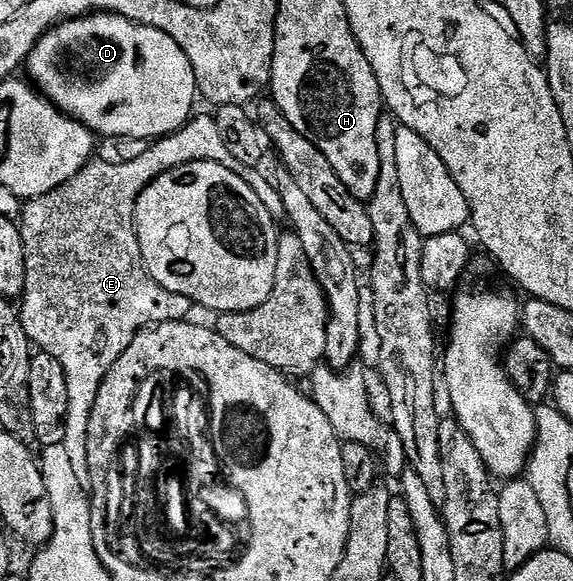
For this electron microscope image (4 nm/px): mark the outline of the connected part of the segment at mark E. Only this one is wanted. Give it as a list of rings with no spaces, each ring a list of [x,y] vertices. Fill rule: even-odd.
[[[196,114],[194,117],[188,119],[173,134],[164,135],[154,140],[151,148],[145,153],[141,153],[141,157],[137,157],[137,161],[125,161],[125,165],[109,165],[108,163],[92,161],[86,167],[79,170],[77,177],[65,181],[65,185],[61,185],[57,189],[53,189],[36,199],[28,199],[21,207],[21,230],[23,232],[23,240],[25,241],[25,289],[23,290],[21,300],[21,314],[25,333],[31,338],[32,344],[39,351],[49,353],[53,357],[58,357],[59,353],[53,349],[53,321],[61,321],[61,305],[75,305],[75,377],[65,377],[65,382],[69,385],[69,417],[65,425],[63,448],[65,449],[65,453],[69,453],[69,458],[73,469],[77,472],[77,477],[84,481],[87,481],[90,477],[89,463],[86,461],[86,431],[89,429],[90,414],[93,412],[93,405],[97,400],[98,389],[100,389],[103,382],[107,379],[107,374],[111,372],[111,366],[119,360],[121,353],[125,353],[125,349],[129,349],[133,337],[139,334],[140,331],[148,327],[153,327],[156,323],[178,323],[186,320],[192,304],[189,297],[181,297],[181,293],[169,293],[169,289],[165,289],[157,281],[153,281],[153,277],[147,271],[147,266],[143,263],[141,245],[137,237],[137,229],[135,228],[135,206],[141,197],[141,193],[161,173],[172,171],[174,167],[180,167],[183,163],[192,163],[193,161],[213,161],[214,163],[225,165],[225,169],[237,173],[237,177],[241,177],[241,181],[245,181],[249,185],[249,189],[253,189],[253,193],[257,193],[257,197],[261,197],[261,205],[265,205],[265,209],[269,209],[269,213],[276,221],[286,220],[287,217],[285,204],[281,202],[281,193],[275,188],[275,184],[271,182],[270,178],[264,172],[262,175],[262,170],[259,167],[244,165],[243,162],[237,161],[237,157],[233,157],[233,153],[229,153],[229,149],[225,146],[225,141],[221,138],[220,131],[217,130],[214,118],[210,114],[198,115]]]

